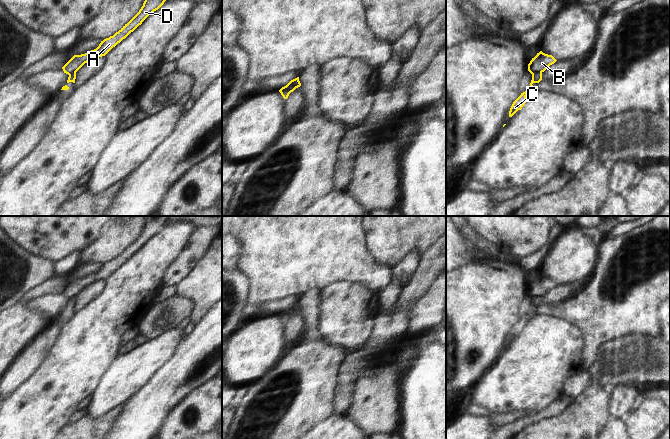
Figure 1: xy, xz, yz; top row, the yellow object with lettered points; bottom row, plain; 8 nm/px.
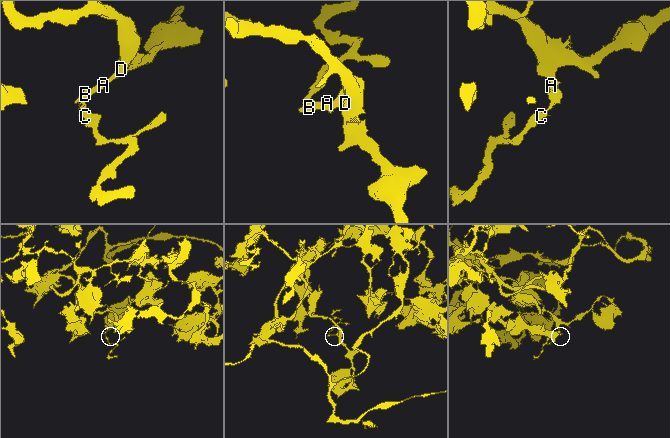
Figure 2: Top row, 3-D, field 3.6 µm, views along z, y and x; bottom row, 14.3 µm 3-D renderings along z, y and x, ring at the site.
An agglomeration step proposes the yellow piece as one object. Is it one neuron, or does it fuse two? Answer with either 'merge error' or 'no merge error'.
merge error

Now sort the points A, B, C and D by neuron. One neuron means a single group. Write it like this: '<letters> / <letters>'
A B D / C

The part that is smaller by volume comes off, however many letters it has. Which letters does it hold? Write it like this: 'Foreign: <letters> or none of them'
Foreign: C

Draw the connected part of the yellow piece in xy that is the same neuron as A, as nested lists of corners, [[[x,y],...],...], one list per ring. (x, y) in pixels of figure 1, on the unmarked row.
[[[144,216],[145,225],[139,236],[113,260],[101,265],[99,270],[85,278],[74,279],[63,291],[64,297],[76,297],[85,287],[105,280],[113,271],[125,263],[154,235],[158,234],[166,225],[170,216]]]

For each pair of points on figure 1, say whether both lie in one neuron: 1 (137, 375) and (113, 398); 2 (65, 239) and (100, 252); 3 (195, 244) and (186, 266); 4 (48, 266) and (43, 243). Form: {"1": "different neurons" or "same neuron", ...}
{"1": "same neuron", "2": "different neurons", "3": "same neuron", "4": "different neurons"}

